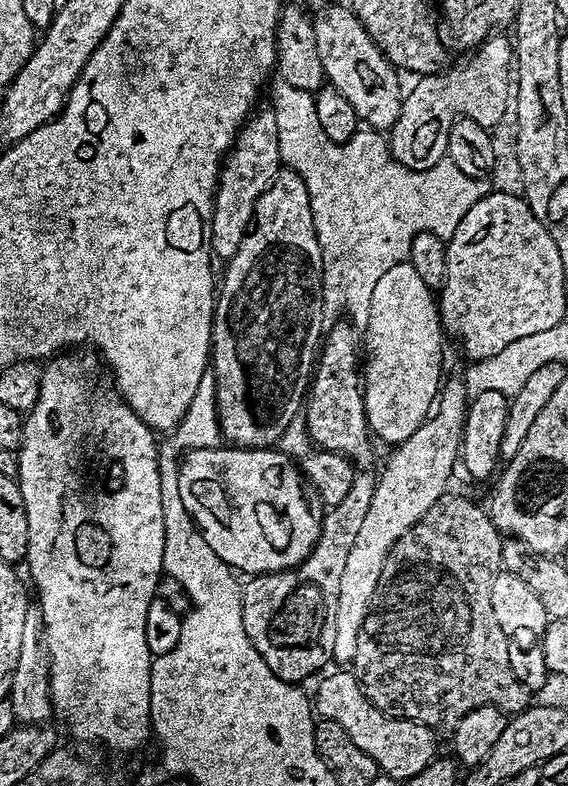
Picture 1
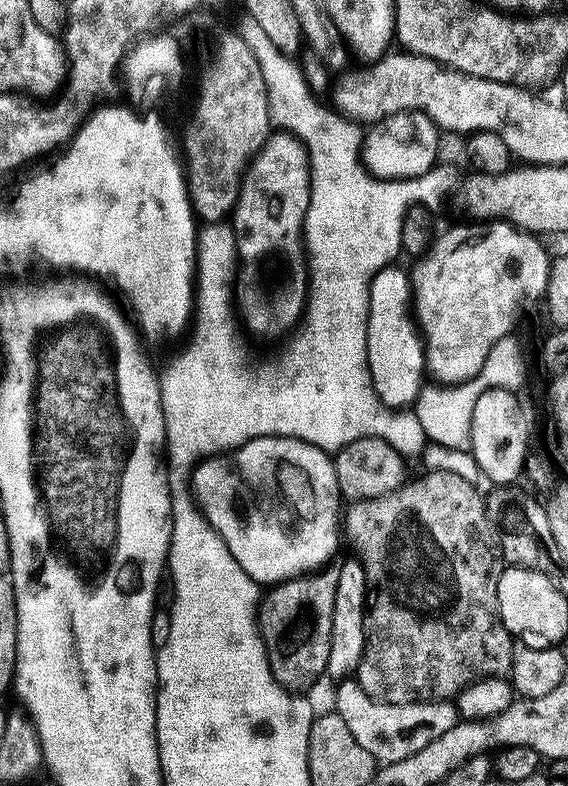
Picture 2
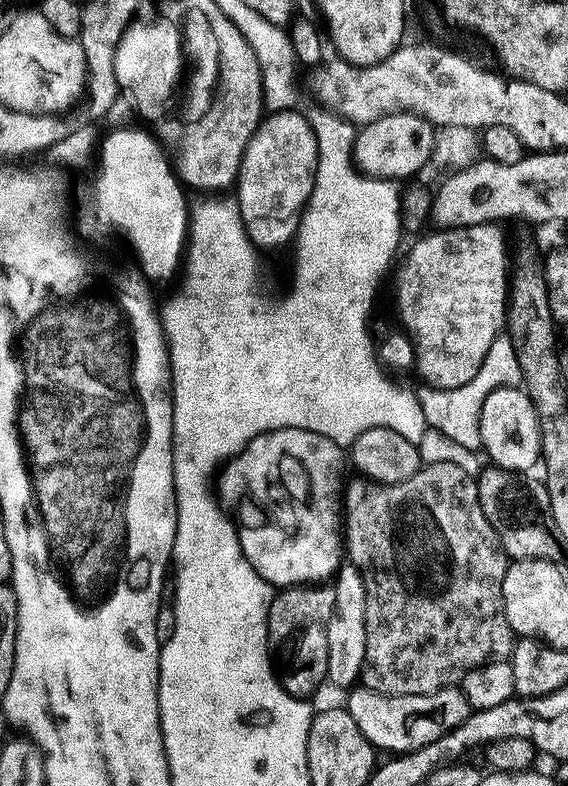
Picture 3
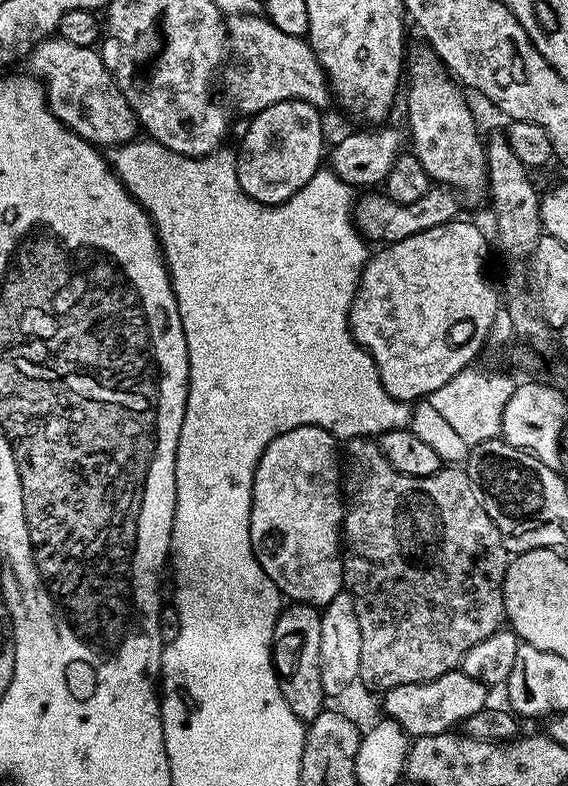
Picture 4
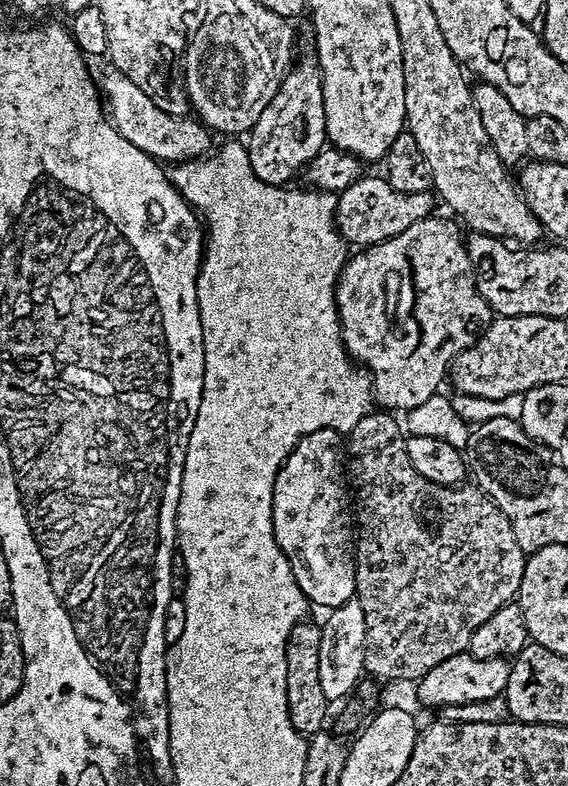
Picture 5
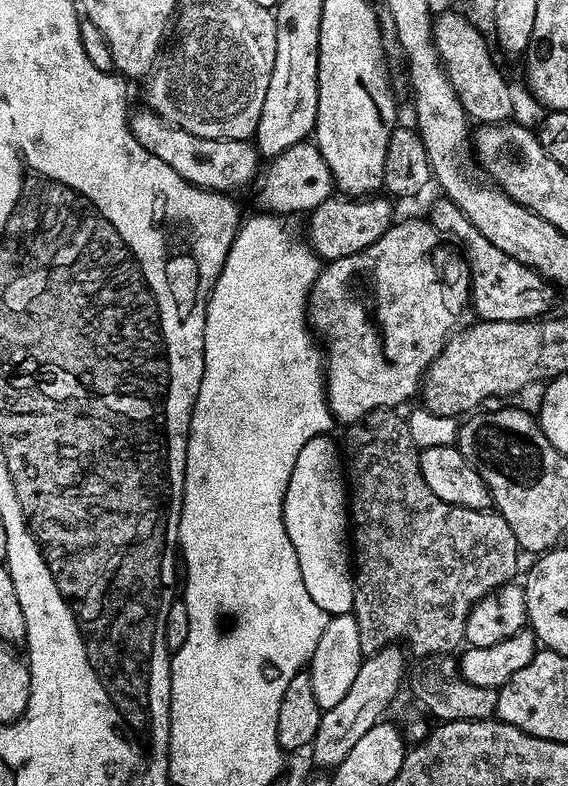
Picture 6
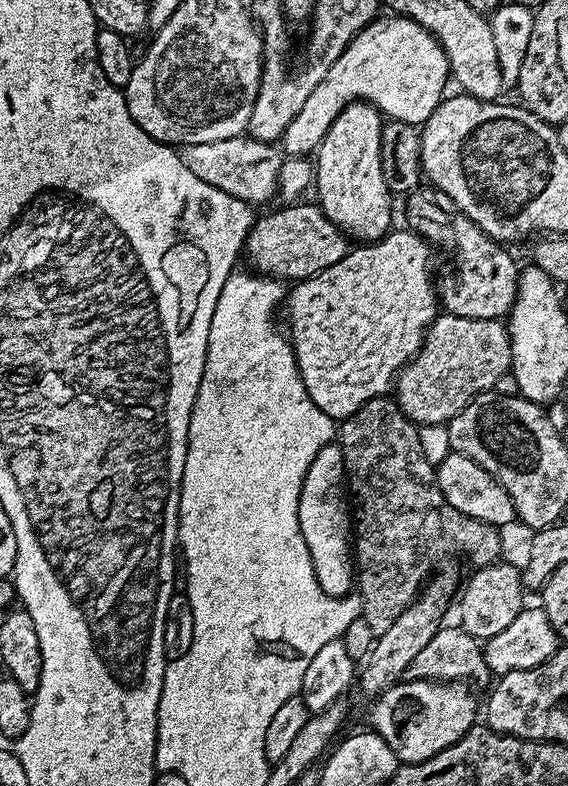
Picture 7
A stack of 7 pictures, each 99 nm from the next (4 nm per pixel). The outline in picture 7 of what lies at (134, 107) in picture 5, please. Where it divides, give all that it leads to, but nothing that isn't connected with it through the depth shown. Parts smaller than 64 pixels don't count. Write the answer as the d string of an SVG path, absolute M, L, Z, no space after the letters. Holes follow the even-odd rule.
M245 134L226 138L222 142L185 144L179 149L179 153L190 174L202 178L202 182L210 182L210 186L218 186L218 190L226 190L228 196L259 206L266 203L271 196L277 195L282 152L275 143L254 140Z

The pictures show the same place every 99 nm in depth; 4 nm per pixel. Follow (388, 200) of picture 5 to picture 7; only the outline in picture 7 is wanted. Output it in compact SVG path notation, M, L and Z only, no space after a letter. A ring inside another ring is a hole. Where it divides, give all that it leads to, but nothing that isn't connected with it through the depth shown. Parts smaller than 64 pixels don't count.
M292 202L280 206L277 212L268 212L257 219L244 241L243 251L248 252L248 260L253 269L261 276L271 276L281 282L305 280L334 262L342 262L350 251L349 237L341 232L330 218L320 209L319 203L304 204Z

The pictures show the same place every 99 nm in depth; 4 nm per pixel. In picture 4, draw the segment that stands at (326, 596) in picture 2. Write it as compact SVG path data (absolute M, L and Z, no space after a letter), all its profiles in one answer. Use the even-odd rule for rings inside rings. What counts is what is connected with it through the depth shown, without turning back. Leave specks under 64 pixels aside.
M292 602L280 613L274 626L274 643L272 646L272 663L276 666L277 673L283 674L280 689L286 698L286 706L299 720L310 722L318 718L318 714L325 711L326 697L322 690L322 612L315 604Z

